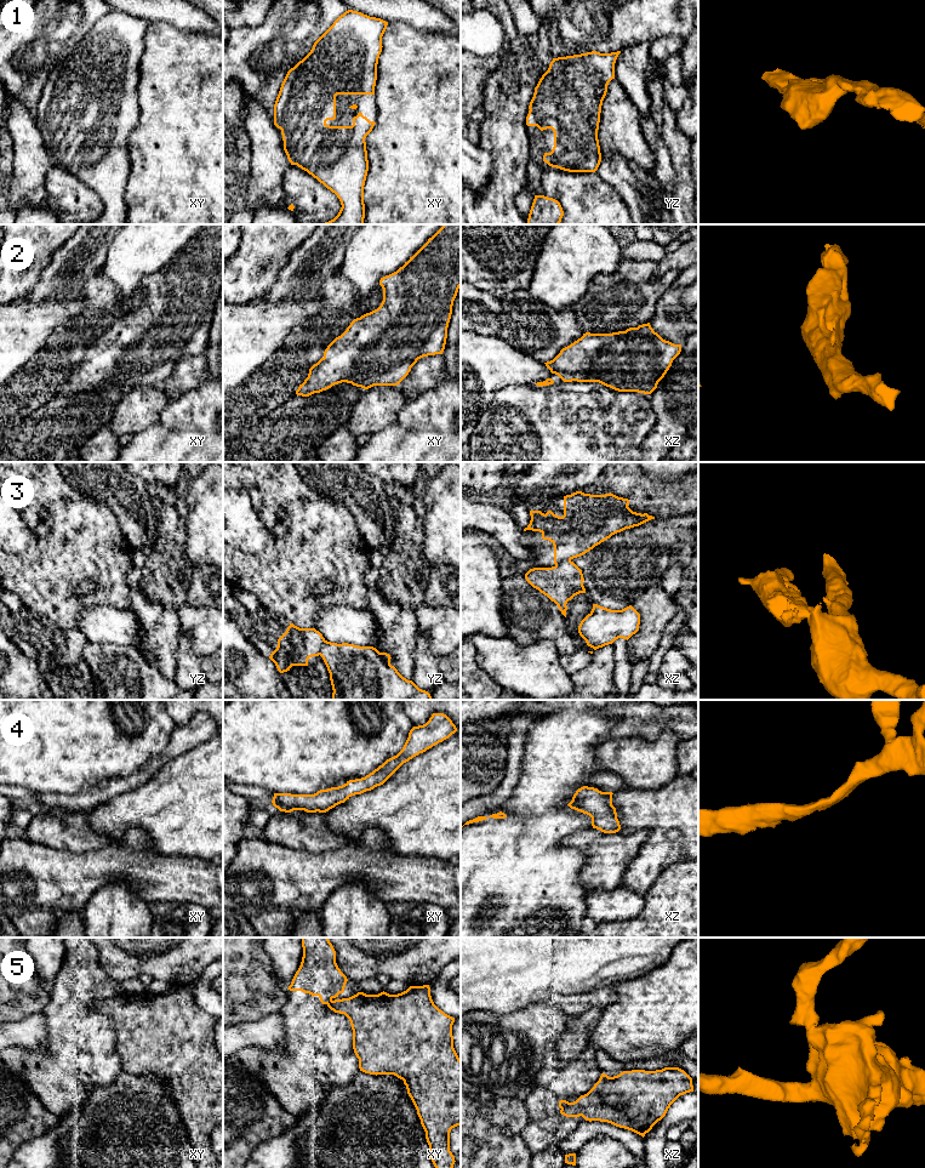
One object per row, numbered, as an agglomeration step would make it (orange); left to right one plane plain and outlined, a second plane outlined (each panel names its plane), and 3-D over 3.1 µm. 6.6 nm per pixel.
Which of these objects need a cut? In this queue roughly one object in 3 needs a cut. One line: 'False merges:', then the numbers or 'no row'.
False merges: 3, 5

